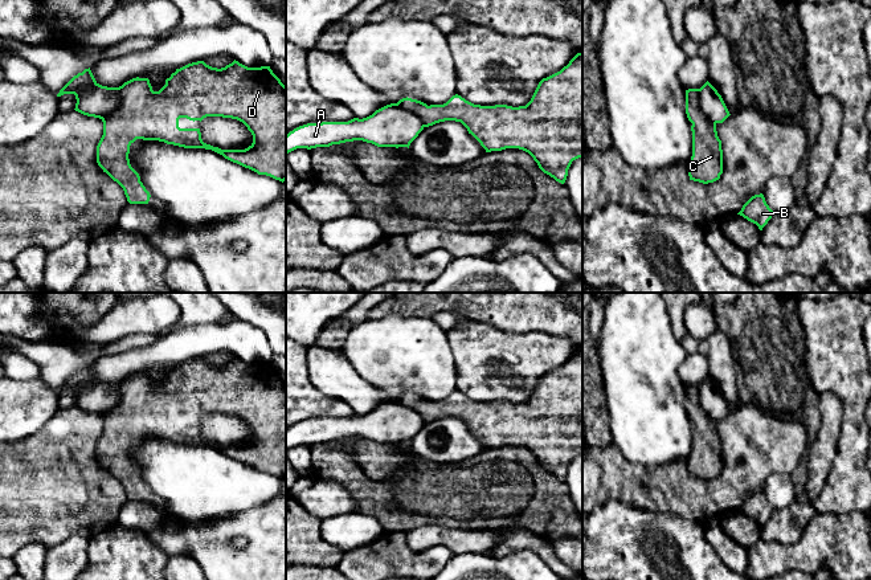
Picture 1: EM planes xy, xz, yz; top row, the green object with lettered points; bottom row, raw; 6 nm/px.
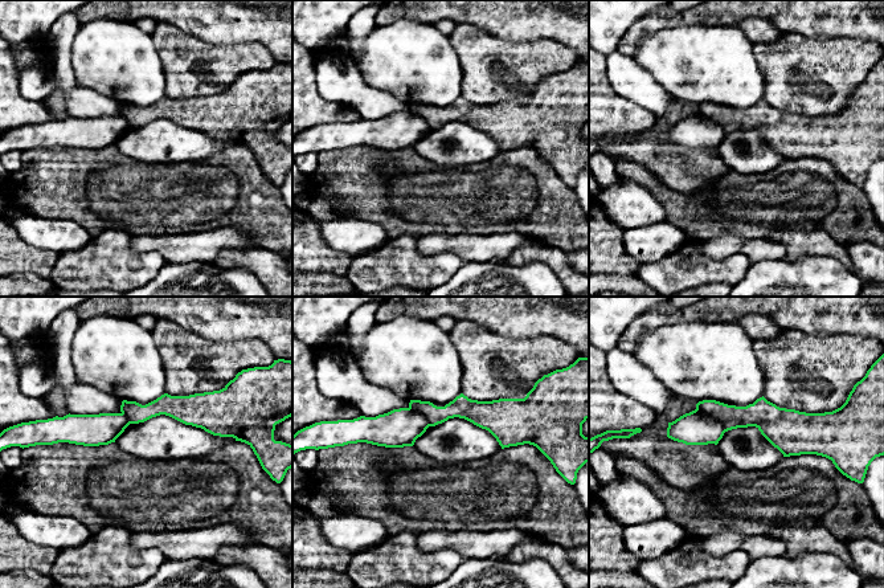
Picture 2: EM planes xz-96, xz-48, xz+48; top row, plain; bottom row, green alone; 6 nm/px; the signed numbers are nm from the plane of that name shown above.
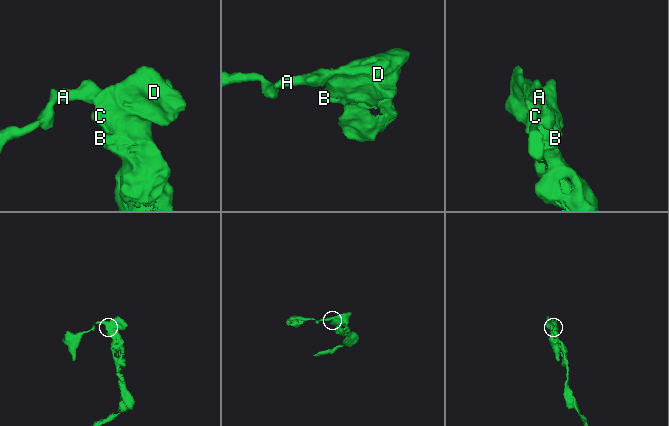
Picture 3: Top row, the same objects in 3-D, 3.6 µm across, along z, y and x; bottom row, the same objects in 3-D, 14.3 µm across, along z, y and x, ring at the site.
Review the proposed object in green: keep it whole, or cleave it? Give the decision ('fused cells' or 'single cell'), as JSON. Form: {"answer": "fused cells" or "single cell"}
{"answer": "fused cells"}

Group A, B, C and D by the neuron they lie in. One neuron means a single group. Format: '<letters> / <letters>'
A / B C D

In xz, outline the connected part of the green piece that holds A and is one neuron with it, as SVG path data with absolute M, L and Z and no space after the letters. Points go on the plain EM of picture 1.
M390 400L363 416L299 422L286 432L286 452L297 445L311 446L353 437L409 445L422 426L424 421L414 411Z

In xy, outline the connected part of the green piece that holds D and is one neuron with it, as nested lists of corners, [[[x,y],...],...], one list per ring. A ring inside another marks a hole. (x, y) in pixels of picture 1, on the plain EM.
[[[234,356],[217,365],[197,358],[176,365],[159,388],[152,387],[148,375],[136,373],[119,383],[118,405],[103,413],[102,418],[103,432],[97,442],[97,459],[123,485],[130,501],[148,501],[151,494],[128,456],[130,442],[136,436],[212,446],[258,471],[282,479],[286,477],[286,383],[270,363],[248,364]],[[206,413],[242,418],[252,429],[253,440],[245,446],[221,446],[204,440],[200,425],[179,424],[180,414],[201,418]]]

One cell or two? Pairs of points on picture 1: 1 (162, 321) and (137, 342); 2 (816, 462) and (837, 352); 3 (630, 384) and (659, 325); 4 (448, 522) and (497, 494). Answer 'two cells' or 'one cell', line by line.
1: two cells
2: two cells
3: one cell
4: one cell

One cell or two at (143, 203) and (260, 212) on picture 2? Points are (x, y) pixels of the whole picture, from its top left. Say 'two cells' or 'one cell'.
one cell

